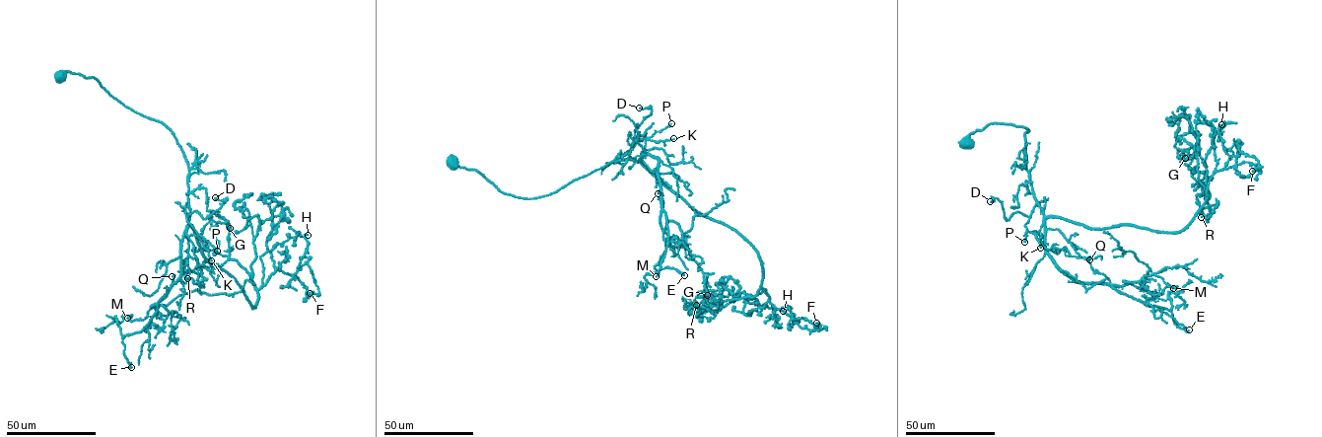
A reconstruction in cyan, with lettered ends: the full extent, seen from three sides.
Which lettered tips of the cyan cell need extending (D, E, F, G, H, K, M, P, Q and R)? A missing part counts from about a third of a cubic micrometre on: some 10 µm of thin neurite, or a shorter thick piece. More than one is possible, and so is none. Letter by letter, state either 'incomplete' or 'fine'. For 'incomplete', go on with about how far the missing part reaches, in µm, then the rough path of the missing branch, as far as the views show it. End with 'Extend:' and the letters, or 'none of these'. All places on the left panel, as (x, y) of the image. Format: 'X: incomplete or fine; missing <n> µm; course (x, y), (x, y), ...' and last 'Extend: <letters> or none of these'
D: fine
E: fine
F: fine
G: fine
H: incomplete; missing 7 µm
K: fine
M: fine
P: fine
Q: fine
R: fine
Extend: H

